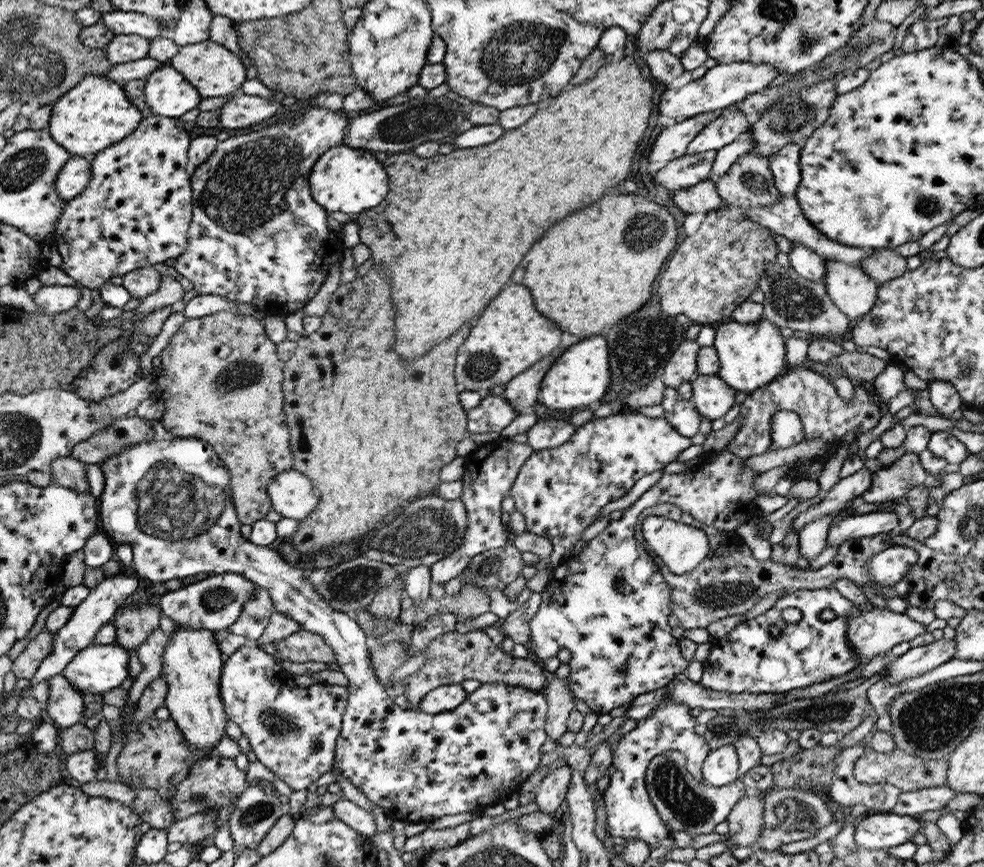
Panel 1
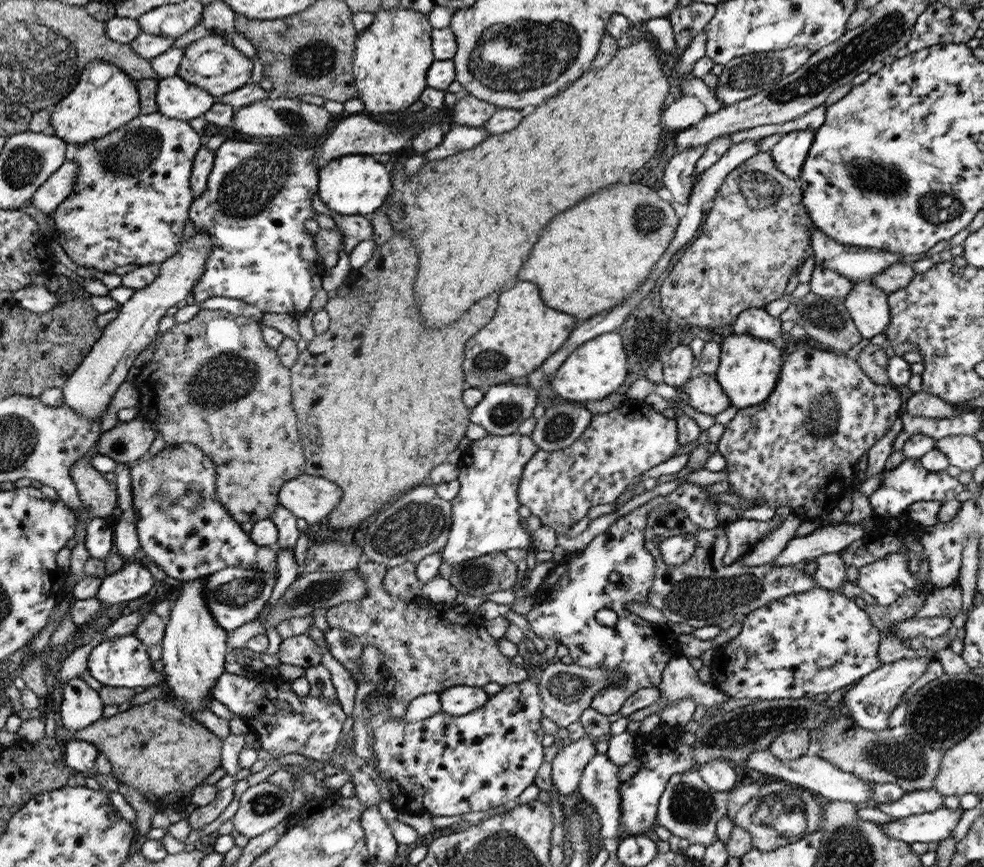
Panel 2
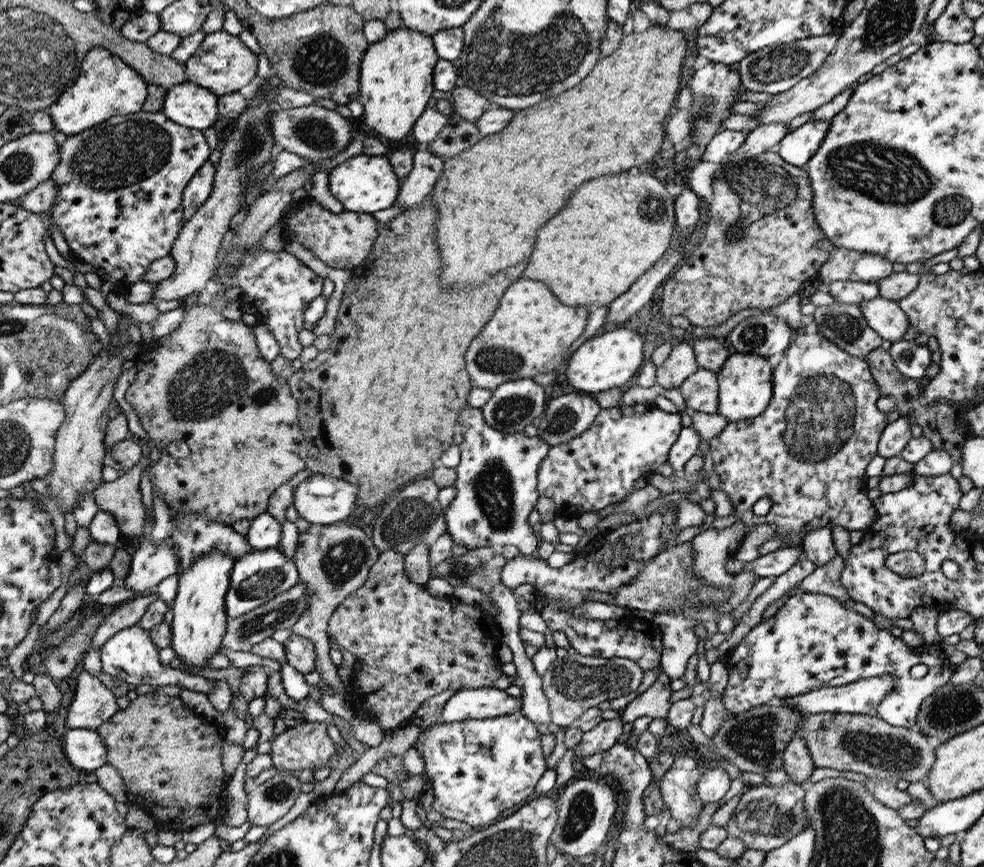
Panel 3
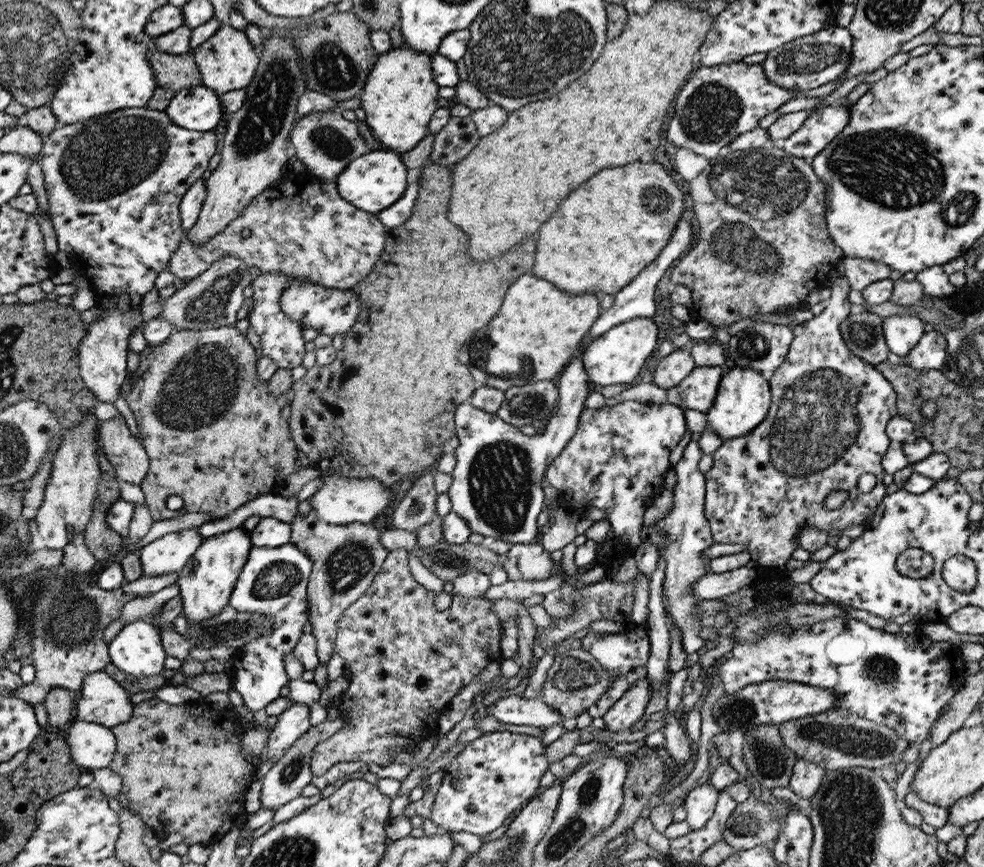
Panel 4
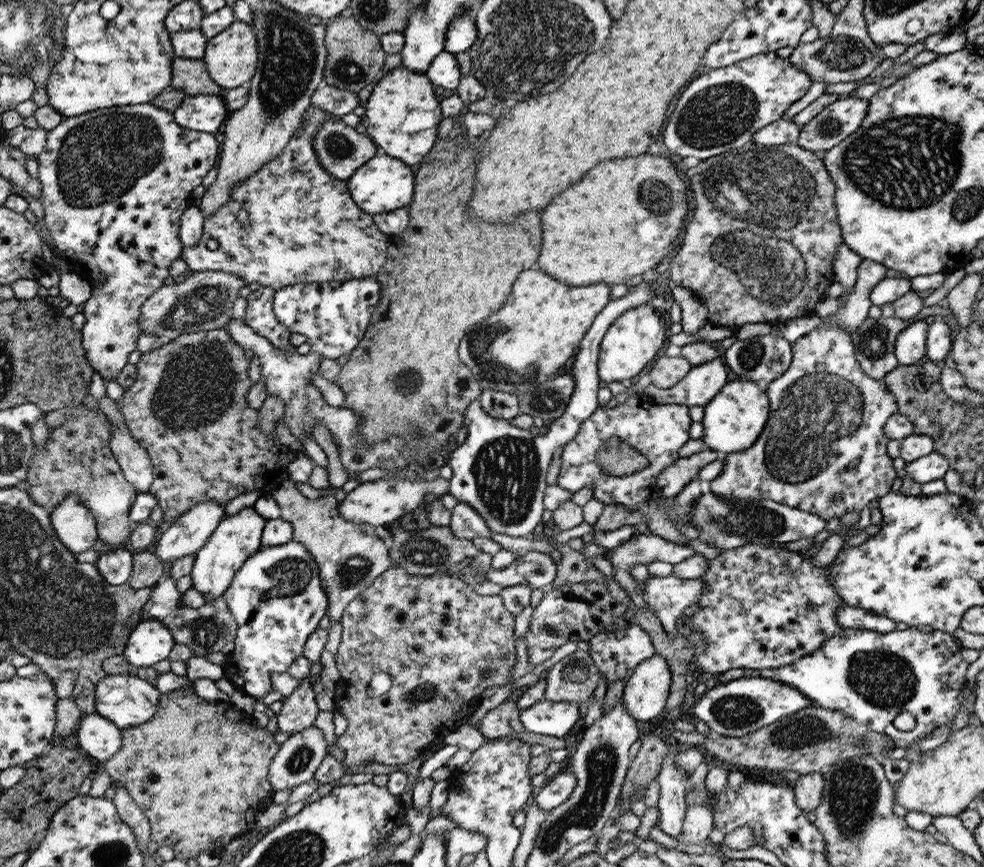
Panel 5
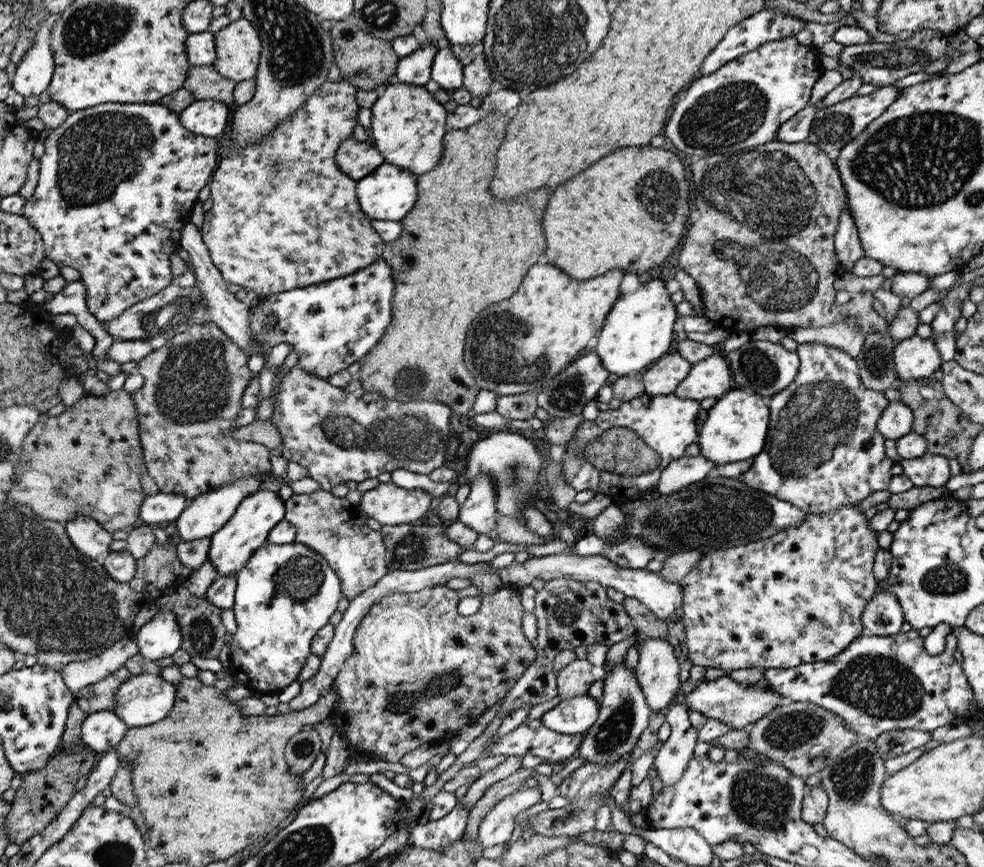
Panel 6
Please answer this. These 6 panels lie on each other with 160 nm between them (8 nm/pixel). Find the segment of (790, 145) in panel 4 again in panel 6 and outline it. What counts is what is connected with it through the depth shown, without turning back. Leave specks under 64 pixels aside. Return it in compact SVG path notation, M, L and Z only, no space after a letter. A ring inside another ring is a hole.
M890 85L879 88L876 92L868 94L868 96L855 95L833 106L824 107L821 110L818 109L816 116L814 116L814 122L812 122L812 128L810 128L810 134L808 134L805 143L814 144L820 150L827 152L828 156L834 160L846 144L852 142L870 123L882 116L884 111L888 109L888 106L894 104L894 100L898 100L898 96L900 96L902 90L904 89Z

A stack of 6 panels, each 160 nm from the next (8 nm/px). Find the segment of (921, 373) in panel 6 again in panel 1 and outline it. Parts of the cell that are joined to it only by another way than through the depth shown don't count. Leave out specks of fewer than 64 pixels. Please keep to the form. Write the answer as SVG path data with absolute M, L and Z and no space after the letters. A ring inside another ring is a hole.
M826 259L824 280L830 300L852 322L860 320L874 306L878 284L861 267Z

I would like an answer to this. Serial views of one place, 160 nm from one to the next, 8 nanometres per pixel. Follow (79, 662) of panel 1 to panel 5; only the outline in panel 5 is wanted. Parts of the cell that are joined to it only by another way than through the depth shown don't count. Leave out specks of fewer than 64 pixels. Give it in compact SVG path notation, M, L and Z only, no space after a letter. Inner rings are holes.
M141 621L134 627L123 655L136 667L152 667L169 658L176 641L173 633L160 621Z

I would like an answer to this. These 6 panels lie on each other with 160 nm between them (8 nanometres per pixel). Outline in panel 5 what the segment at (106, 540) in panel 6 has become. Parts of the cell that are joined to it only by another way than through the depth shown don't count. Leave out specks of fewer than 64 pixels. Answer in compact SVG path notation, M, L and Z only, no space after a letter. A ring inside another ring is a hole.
M77 492L68 493L67 497L52 510L54 533L70 553L84 552L98 541L96 517L83 504Z

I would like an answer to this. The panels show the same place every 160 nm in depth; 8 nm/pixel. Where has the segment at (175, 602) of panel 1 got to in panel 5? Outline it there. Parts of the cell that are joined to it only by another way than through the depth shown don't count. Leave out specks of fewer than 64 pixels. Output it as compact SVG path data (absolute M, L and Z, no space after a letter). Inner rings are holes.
M297 541L268 547L263 545L246 561L223 598L230 614L237 621L237 637L233 640L235 647L223 662L223 678L229 680L236 690L257 700L273 691L272 674L288 672L292 662L304 655L309 636L318 630L318 624L326 615L330 601L326 597L321 570L309 550Z

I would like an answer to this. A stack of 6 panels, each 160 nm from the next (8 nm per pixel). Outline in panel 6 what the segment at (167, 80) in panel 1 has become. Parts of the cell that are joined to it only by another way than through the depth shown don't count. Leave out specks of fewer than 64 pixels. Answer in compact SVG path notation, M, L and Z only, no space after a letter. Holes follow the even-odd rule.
M200 100L178 113L189 132L218 138L228 124L228 106L218 100Z

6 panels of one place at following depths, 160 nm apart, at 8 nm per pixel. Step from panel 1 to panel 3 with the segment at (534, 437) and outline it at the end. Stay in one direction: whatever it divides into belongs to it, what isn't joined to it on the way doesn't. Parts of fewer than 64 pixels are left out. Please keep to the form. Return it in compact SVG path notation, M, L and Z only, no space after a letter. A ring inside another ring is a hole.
M580 392L569 393L551 399L548 405L545 406L544 419L537 426L538 436L551 447L568 442L588 430L601 410L600 405L592 395Z

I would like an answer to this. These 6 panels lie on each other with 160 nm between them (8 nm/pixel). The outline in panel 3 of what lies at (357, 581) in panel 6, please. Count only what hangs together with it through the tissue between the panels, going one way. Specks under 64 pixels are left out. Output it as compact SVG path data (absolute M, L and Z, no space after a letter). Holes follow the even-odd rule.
M347 521L326 526L311 524L307 532L299 533L298 536L298 547L293 558L298 566L298 573L301 574L301 582L304 582L309 590L310 599L308 599L308 609L291 629L294 634L305 636L314 643L317 654L316 670L324 680L324 684L338 694L344 694L346 687L338 678L338 668L330 661L328 655L331 649L328 641L329 622L342 602L364 586L370 568L378 562L380 554L372 537L367 536L360 527L350 525Z

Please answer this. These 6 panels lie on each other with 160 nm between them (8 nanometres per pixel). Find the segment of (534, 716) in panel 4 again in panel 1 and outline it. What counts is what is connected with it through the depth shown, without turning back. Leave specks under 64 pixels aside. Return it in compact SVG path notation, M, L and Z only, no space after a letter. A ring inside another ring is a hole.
M452 684L430 691L419 702L419 710L428 714L448 712L460 706L467 697L462 684Z

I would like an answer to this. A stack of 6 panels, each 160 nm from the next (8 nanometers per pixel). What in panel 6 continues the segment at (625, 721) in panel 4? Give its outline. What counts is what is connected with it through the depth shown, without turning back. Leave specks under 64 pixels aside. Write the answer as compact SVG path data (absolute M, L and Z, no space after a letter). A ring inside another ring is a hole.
M645 637L639 648L636 679L646 704L654 710L666 710L680 692L680 666L674 648L665 638Z

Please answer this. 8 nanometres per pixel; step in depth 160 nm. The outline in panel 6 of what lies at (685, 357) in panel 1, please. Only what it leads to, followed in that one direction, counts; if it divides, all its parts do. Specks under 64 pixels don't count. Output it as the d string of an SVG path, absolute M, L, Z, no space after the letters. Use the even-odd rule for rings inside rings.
M678 353L659 358L641 376L649 395L669 395L686 378L693 364Z

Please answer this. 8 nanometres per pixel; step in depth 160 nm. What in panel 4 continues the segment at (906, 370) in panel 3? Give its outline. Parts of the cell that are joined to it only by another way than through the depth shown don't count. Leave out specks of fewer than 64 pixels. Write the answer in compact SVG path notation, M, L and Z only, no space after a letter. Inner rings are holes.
M940 331L926 332L909 354L903 356L904 364L916 370L947 369L950 362L946 356L946 343Z

